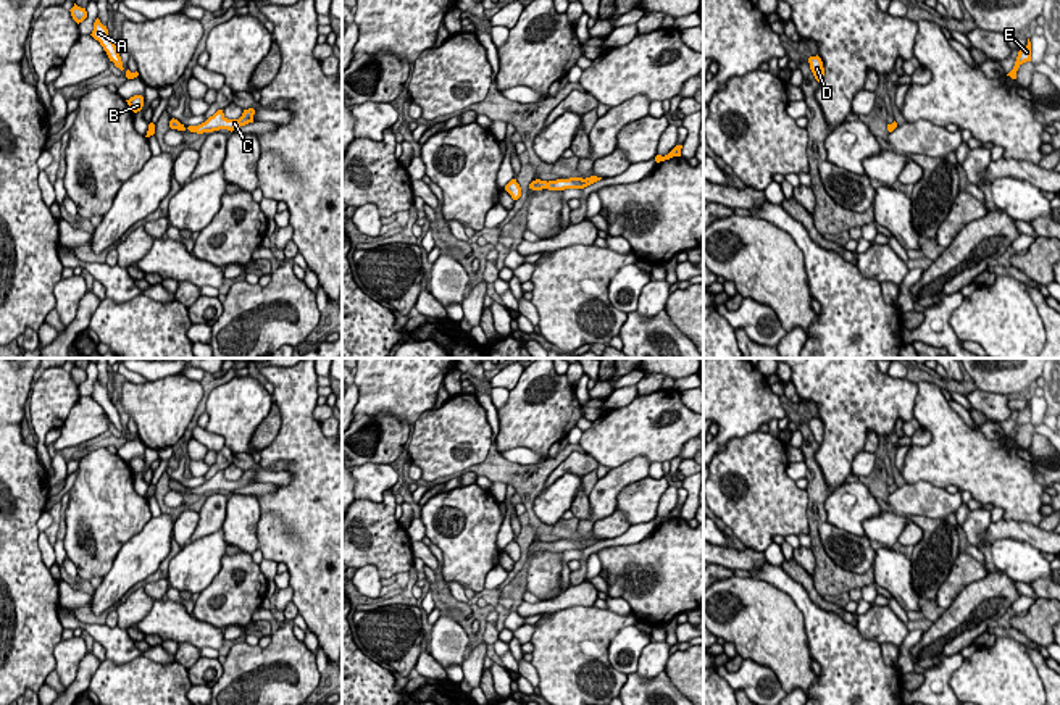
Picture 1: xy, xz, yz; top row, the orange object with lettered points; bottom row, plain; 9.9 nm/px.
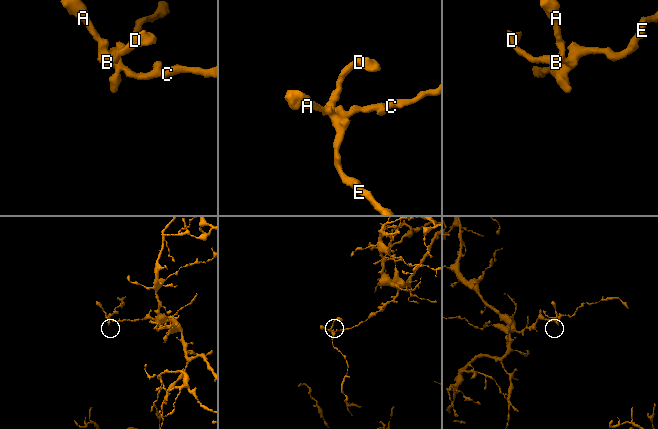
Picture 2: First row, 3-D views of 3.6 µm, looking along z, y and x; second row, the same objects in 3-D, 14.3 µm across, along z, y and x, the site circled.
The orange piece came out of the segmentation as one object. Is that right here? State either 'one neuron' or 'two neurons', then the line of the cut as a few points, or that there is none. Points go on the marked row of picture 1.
one neuron; no cut

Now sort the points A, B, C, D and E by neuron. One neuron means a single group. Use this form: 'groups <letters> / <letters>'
groups A B C D E

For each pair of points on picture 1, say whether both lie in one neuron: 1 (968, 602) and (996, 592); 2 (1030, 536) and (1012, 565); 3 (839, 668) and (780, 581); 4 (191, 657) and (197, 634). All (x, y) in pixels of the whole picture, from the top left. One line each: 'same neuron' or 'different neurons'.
1: same neuron
2: different neurons
3: same neuron
4: different neurons

